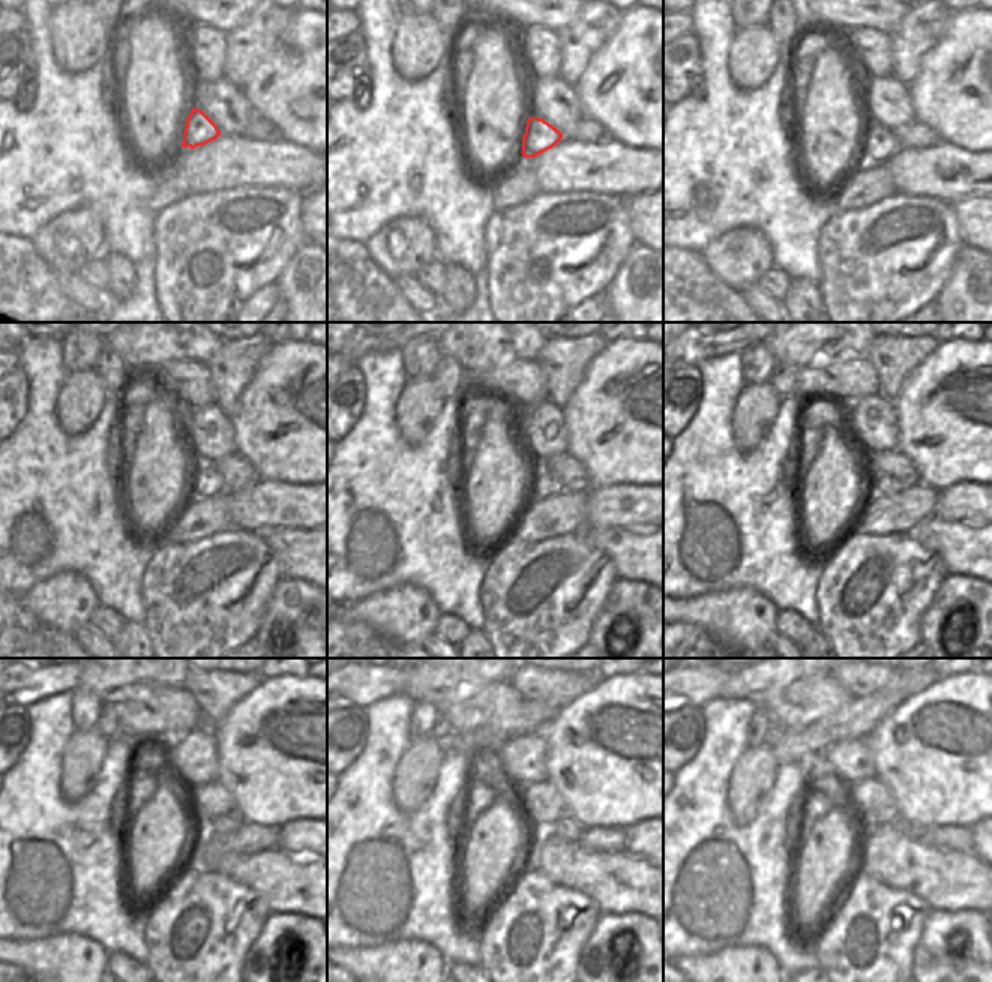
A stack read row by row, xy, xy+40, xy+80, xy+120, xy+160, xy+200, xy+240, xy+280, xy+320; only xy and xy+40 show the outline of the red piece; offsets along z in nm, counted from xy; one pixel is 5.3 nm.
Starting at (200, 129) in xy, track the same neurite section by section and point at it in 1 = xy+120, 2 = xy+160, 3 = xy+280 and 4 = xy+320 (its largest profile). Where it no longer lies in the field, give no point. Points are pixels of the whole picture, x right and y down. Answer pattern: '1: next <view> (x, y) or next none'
1: next xy+120 (207, 482)
2: next xy+160 (545, 485)
3: next xy+280 (566, 828)
4: next xy+320 (916, 832)

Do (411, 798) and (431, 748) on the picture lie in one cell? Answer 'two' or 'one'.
one

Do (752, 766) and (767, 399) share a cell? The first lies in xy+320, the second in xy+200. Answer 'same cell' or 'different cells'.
same cell

